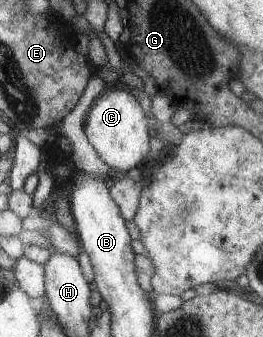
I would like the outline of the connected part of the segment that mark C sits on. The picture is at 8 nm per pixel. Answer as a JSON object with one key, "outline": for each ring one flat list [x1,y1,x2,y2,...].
{"outline":[[121,88,105,89,91,103,83,118,84,134,99,158,114,171,135,169,149,152,148,120,137,99]]}

